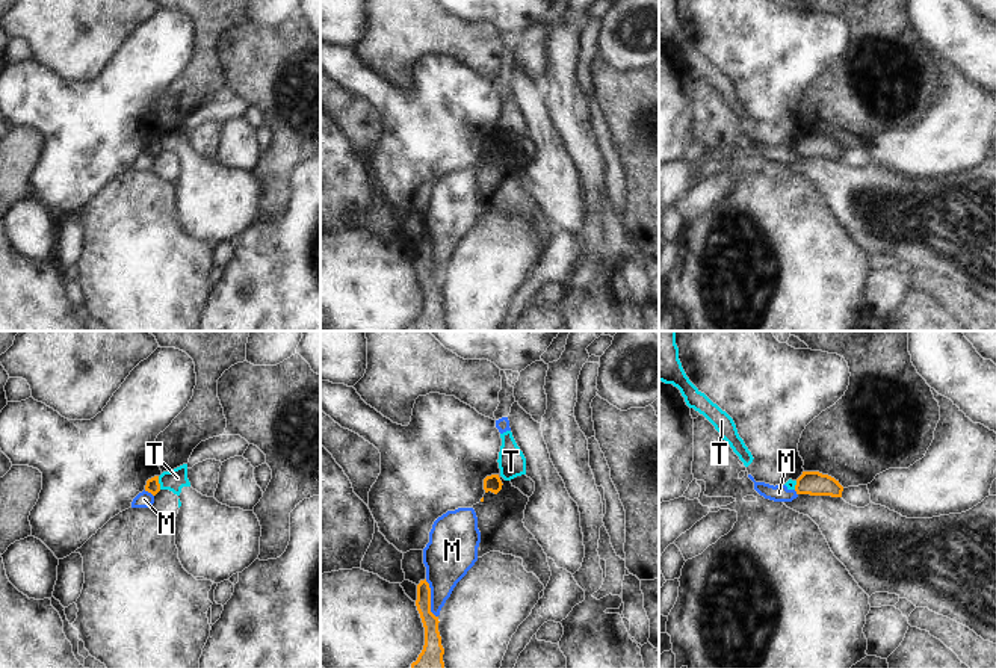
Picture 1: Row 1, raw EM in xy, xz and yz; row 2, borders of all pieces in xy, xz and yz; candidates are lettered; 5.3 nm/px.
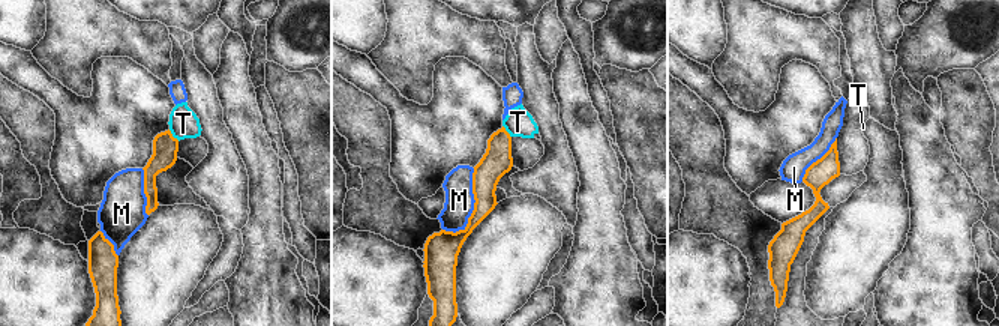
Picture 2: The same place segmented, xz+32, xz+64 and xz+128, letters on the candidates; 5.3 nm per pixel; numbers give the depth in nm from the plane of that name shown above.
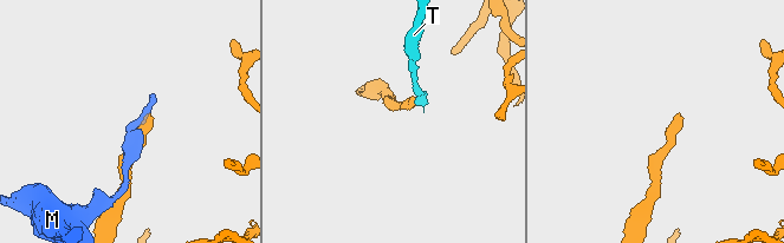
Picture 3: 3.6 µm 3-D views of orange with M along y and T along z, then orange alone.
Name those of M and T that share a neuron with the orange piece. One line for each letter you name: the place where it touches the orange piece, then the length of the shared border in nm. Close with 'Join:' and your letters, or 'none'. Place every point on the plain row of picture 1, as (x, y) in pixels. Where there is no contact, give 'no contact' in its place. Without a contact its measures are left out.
Join: none

